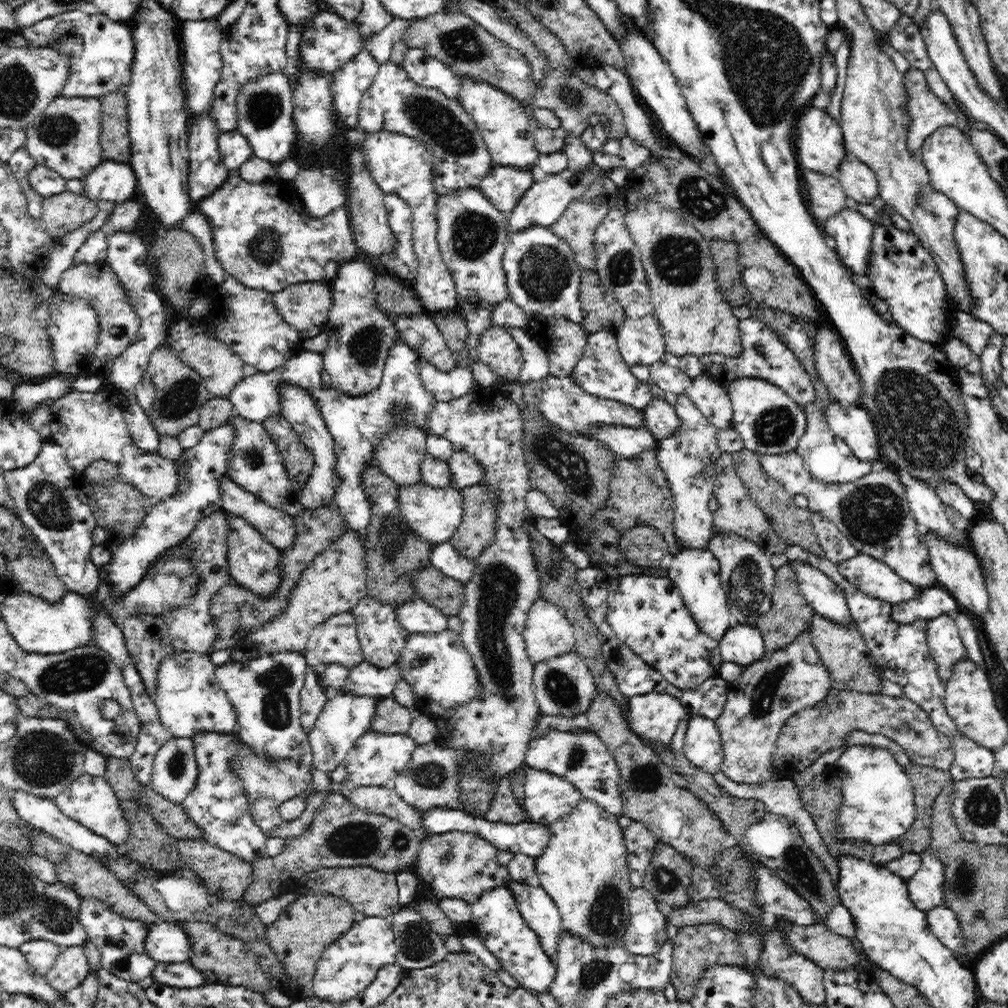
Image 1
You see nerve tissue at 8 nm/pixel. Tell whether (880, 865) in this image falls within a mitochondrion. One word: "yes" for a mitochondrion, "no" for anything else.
no

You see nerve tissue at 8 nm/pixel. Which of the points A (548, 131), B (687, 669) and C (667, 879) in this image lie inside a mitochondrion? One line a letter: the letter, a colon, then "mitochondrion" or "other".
A: other
B: other
C: mitochondrion

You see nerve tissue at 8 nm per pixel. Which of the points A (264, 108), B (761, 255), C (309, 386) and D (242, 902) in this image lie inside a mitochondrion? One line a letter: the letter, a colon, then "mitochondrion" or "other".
A: mitochondrion
B: other
C: other
D: other

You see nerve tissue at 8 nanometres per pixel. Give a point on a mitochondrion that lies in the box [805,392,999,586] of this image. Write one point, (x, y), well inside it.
(873, 514)

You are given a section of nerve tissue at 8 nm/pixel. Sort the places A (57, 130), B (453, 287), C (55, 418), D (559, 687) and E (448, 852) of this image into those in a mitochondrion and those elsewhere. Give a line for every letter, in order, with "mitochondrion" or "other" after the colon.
A: mitochondrion
B: other
C: other
D: mitochondrion
E: mitochondrion

